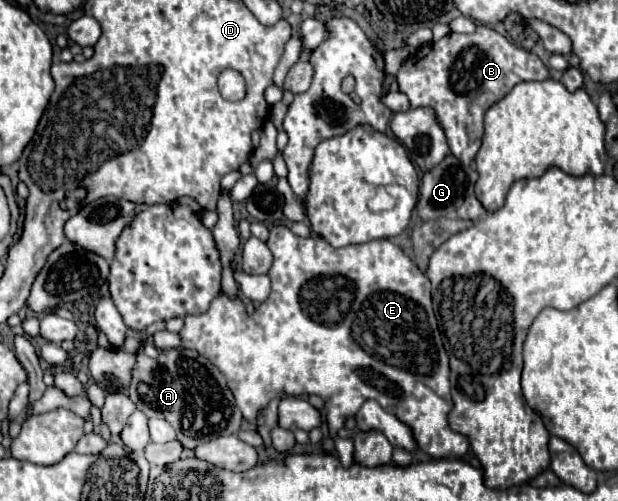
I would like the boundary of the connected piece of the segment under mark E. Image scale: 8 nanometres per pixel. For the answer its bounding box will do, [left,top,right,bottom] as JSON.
[179,225,469,457]

